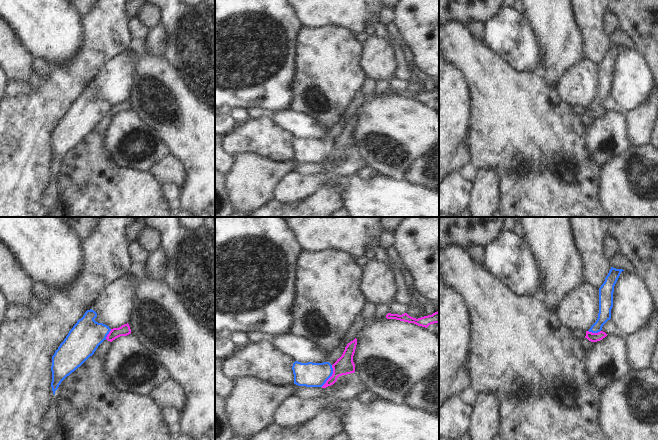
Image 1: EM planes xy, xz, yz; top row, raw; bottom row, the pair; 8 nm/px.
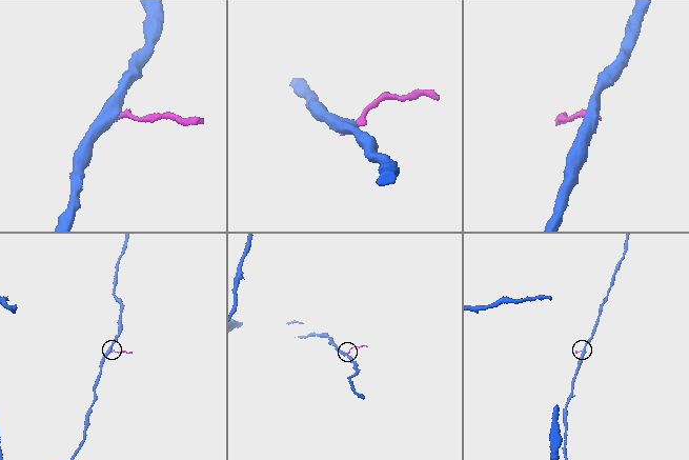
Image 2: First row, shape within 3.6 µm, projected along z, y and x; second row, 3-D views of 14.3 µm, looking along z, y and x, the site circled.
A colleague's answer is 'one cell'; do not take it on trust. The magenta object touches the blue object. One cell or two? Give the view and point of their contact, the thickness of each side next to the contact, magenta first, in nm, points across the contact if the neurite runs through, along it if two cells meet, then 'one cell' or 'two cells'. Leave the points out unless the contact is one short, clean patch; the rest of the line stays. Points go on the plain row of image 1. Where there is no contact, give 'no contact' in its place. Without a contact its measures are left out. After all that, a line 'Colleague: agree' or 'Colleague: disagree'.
xz (331, 152) | 150/200 nm | along xz (332, 141), (332, 151), (321, 162) | two cells
Colleague: disagree

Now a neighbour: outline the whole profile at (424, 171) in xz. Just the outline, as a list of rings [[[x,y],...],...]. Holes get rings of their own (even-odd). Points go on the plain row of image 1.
[[[439,143],[408,167],[404,180],[439,192]]]

